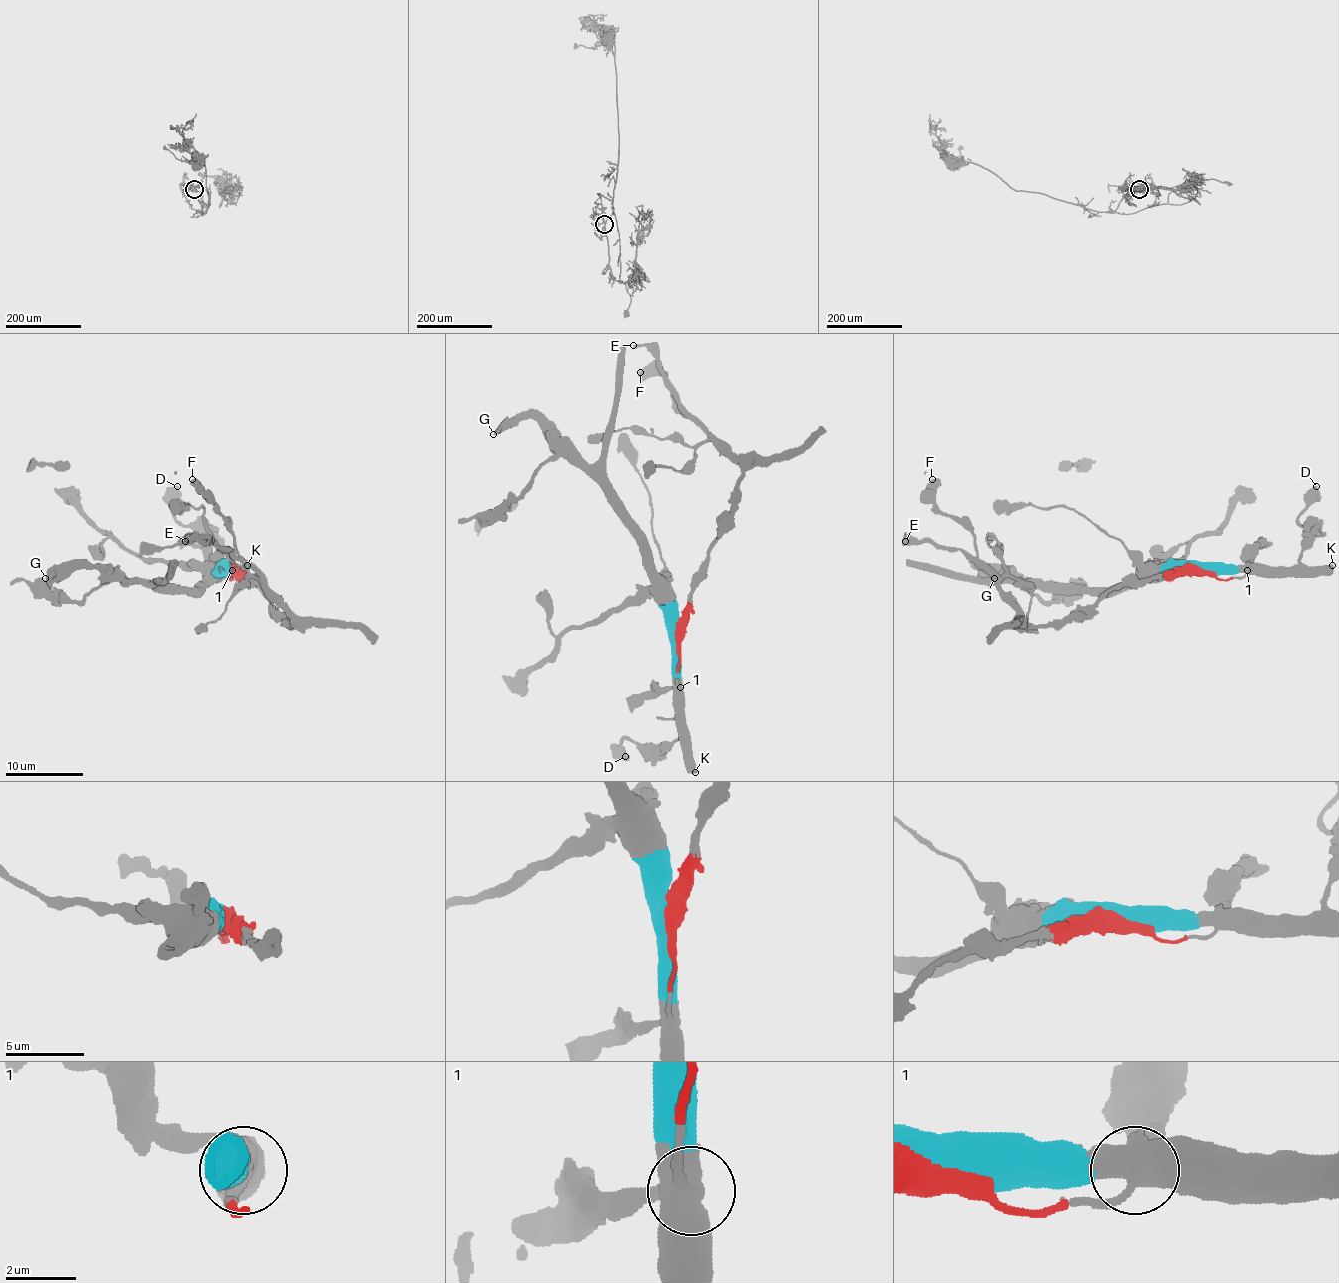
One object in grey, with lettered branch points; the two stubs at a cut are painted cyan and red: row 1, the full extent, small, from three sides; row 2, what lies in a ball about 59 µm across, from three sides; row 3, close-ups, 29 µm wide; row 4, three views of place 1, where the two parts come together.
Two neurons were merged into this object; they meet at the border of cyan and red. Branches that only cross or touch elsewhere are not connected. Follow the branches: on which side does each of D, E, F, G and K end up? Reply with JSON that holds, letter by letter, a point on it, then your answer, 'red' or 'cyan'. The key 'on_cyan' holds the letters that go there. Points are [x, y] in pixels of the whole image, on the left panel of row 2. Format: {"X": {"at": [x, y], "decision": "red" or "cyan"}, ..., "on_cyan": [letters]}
{"D": {"at": [177, 486], "decision": "cyan"}, "E": {"at": [185, 541], "decision": "red"}, "F": {"at": [192, 479], "decision": "red"}, "G": {"at": [45, 578], "decision": "cyan"}, "K": {"at": [247, 565], "decision": "cyan"}, "on_cyan": ["D", "G", "K"]}

